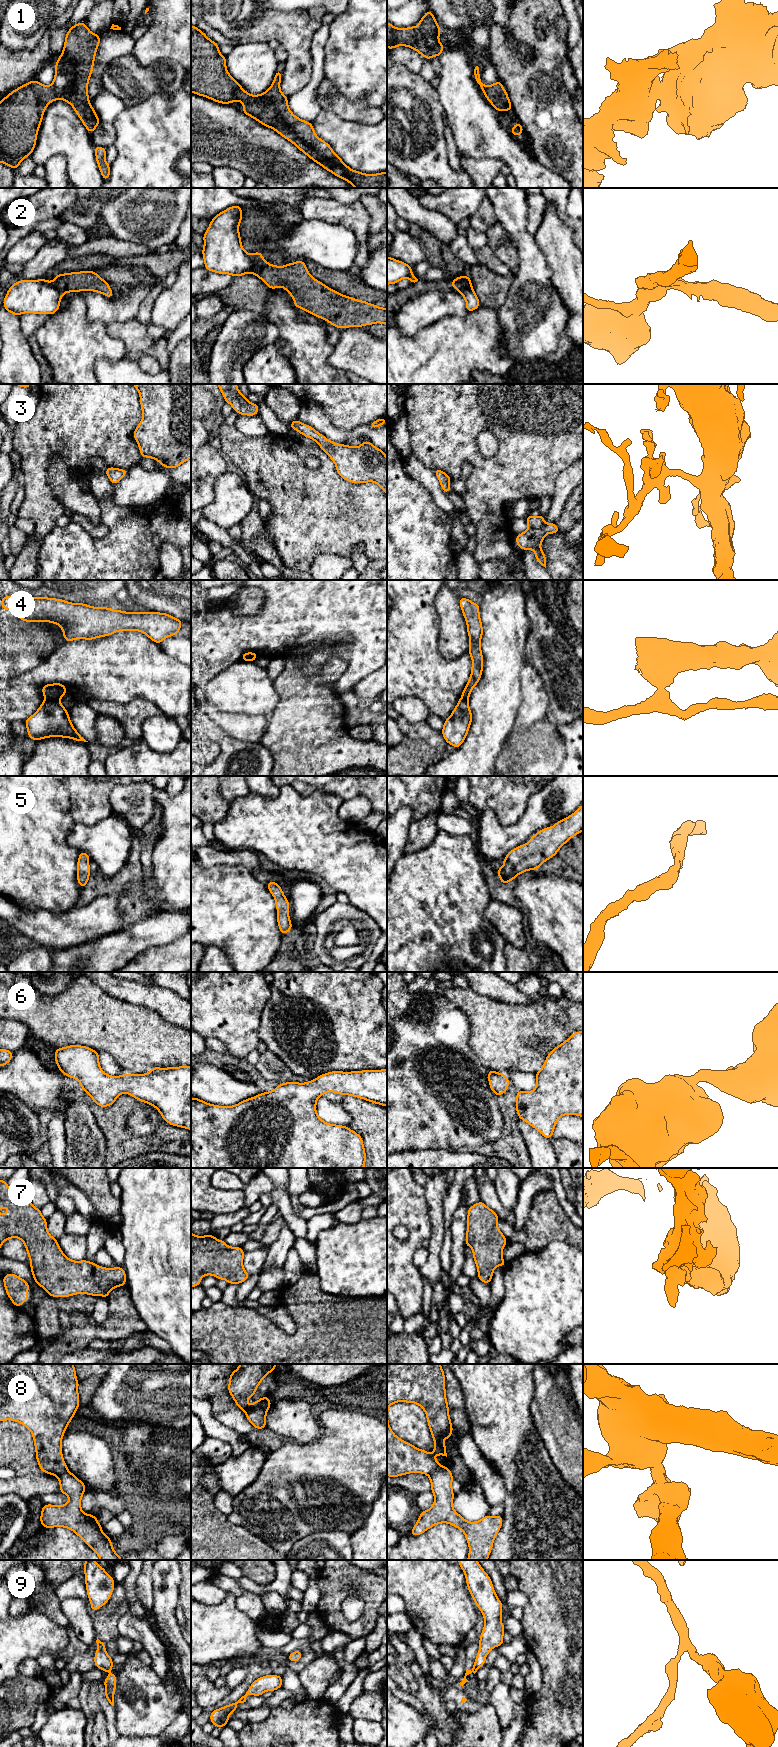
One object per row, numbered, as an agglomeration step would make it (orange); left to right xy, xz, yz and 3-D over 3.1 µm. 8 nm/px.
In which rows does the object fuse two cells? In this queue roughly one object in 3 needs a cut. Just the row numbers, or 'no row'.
2, 4, 8

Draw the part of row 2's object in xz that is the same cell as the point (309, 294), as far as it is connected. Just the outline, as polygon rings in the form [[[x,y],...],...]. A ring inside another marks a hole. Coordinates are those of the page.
[[[258,251],[252,254],[252,261],[252,274],[271,290],[283,287],[292,296],[295,307],[325,319],[339,329],[375,323],[387,325],[387,308],[332,290],[313,278],[301,260],[275,266],[266,262]]]

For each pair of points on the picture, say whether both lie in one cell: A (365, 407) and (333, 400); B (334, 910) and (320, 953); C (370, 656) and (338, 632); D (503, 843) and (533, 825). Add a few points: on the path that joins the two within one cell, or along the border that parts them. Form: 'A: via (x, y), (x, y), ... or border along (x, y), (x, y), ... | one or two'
A: via (357, 402), (341, 402) | one
B: via (324, 921), (319, 934), (319, 942) | one
C: via (362, 648), (346, 632) | one
D: via (510, 837), (520, 833), (526, 827) | one

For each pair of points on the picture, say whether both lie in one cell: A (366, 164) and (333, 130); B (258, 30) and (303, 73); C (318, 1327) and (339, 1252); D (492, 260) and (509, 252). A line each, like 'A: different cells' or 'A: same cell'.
A: same cell
B: same cell
C: different cells
D: different cells

